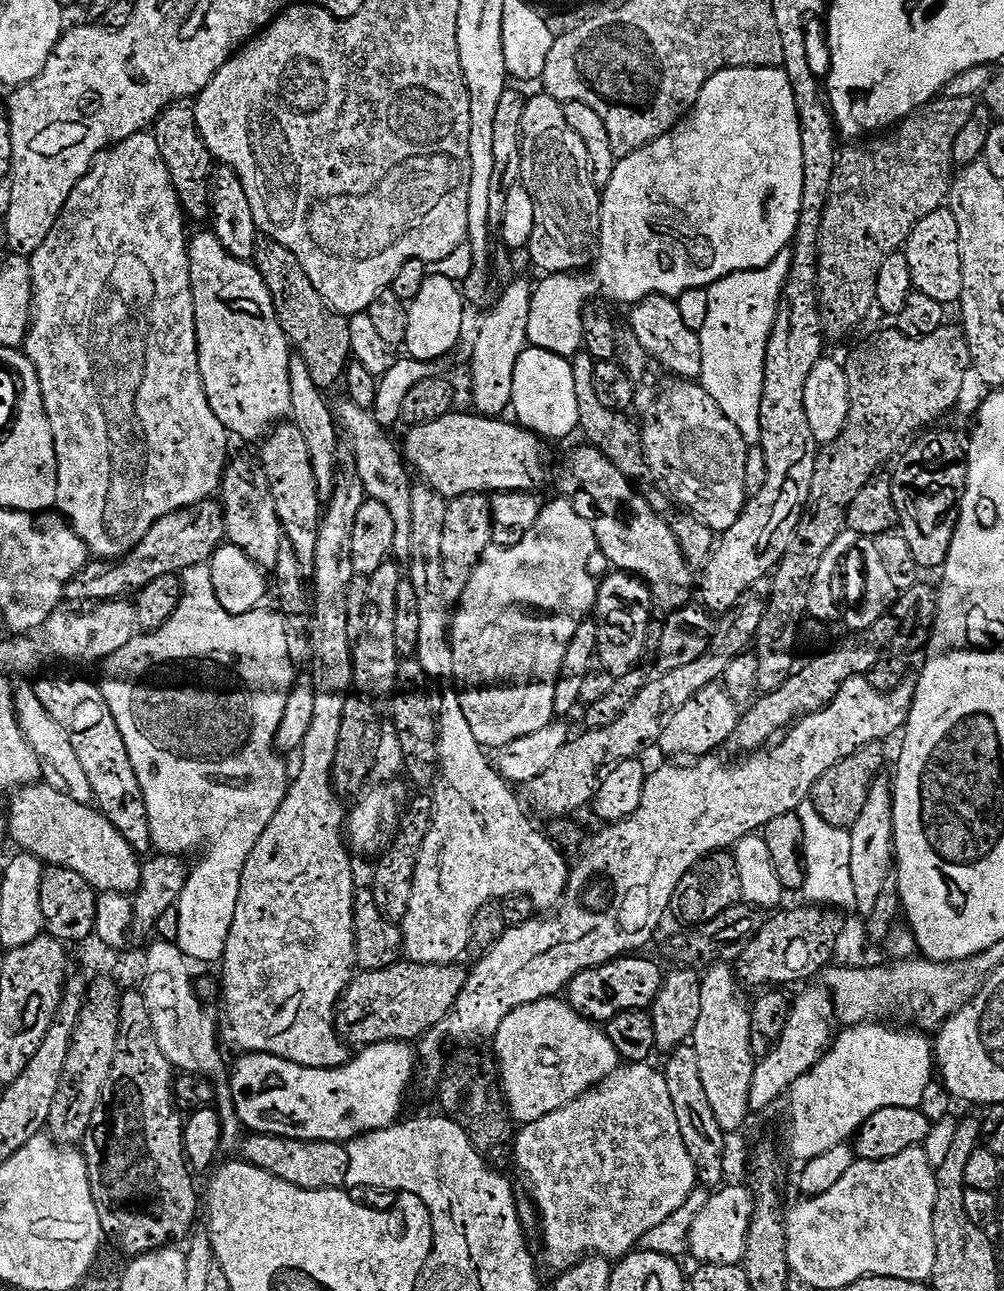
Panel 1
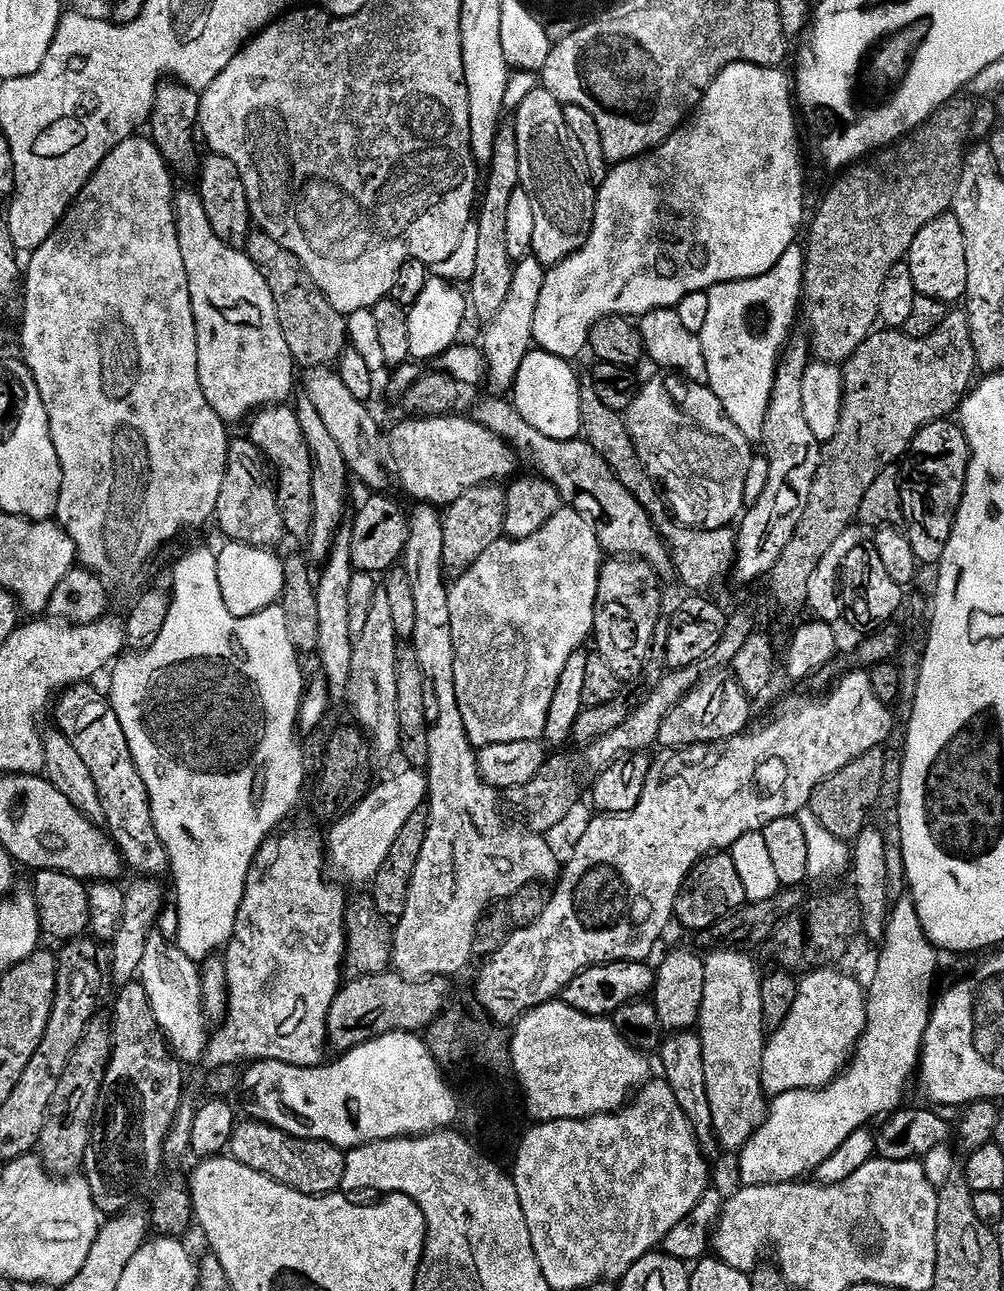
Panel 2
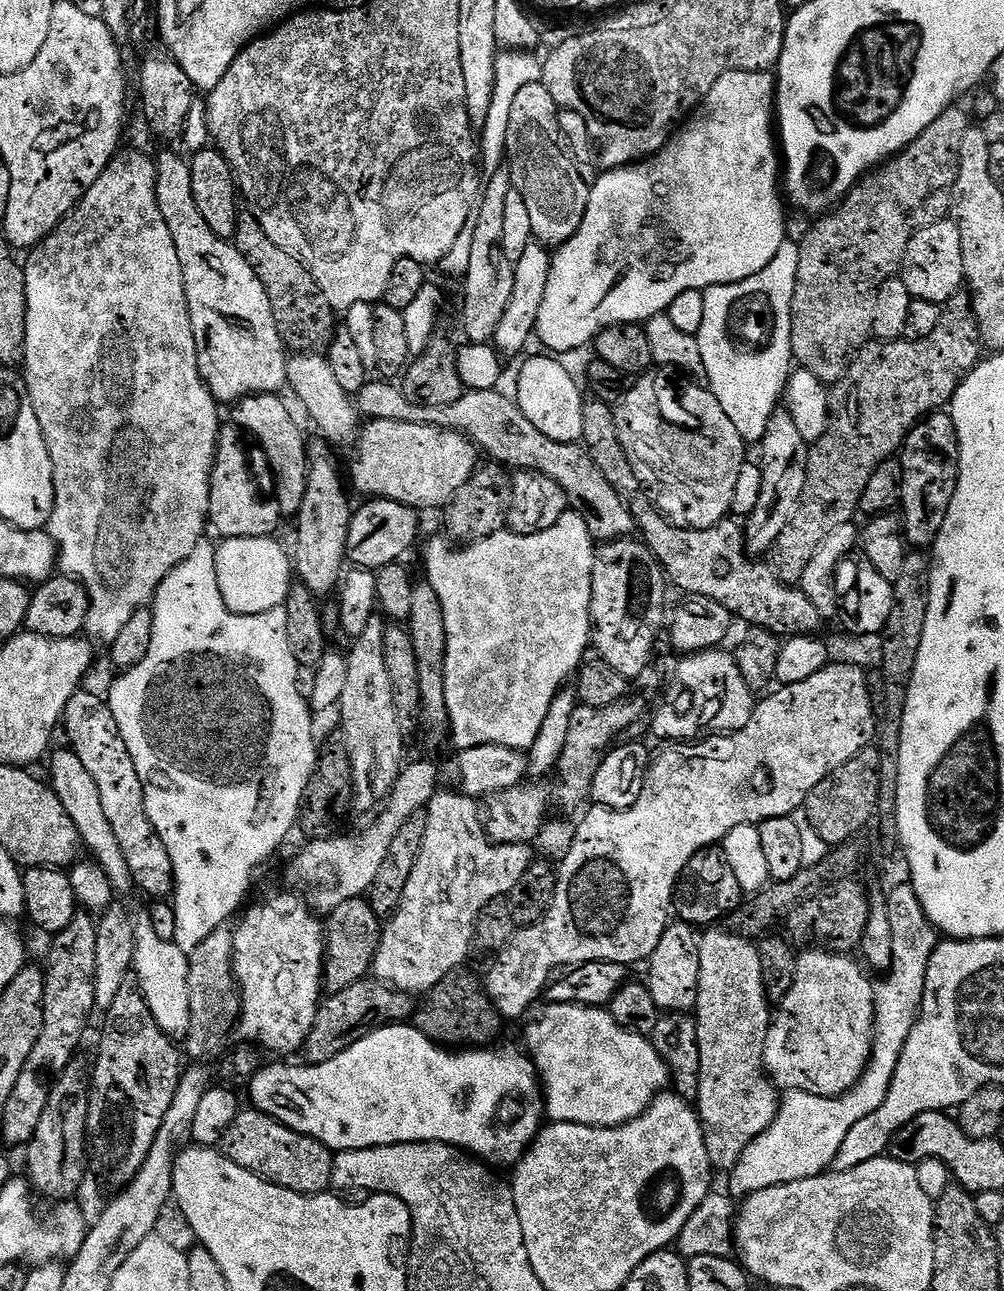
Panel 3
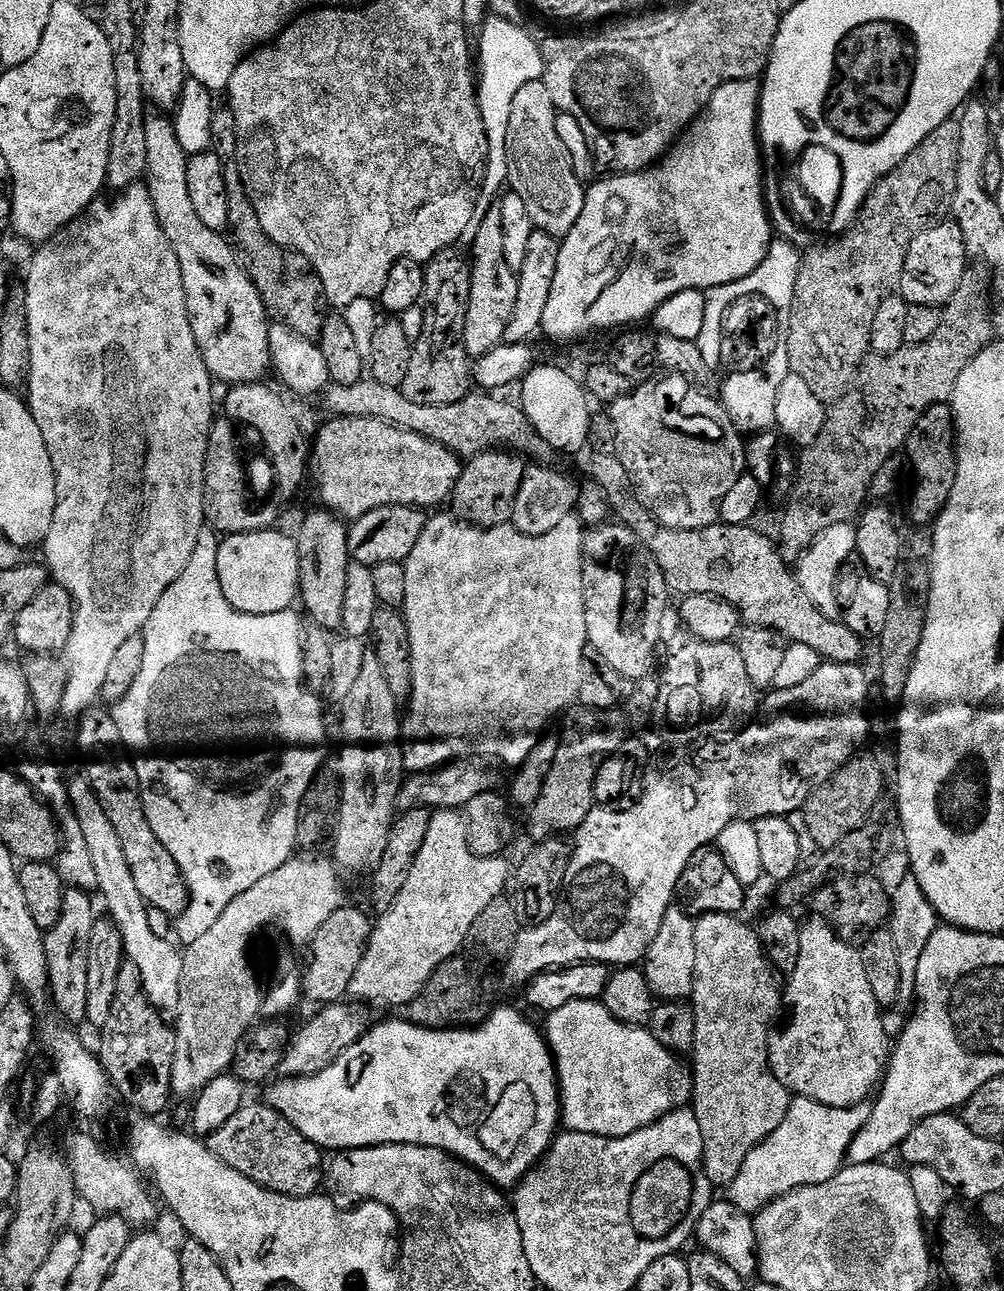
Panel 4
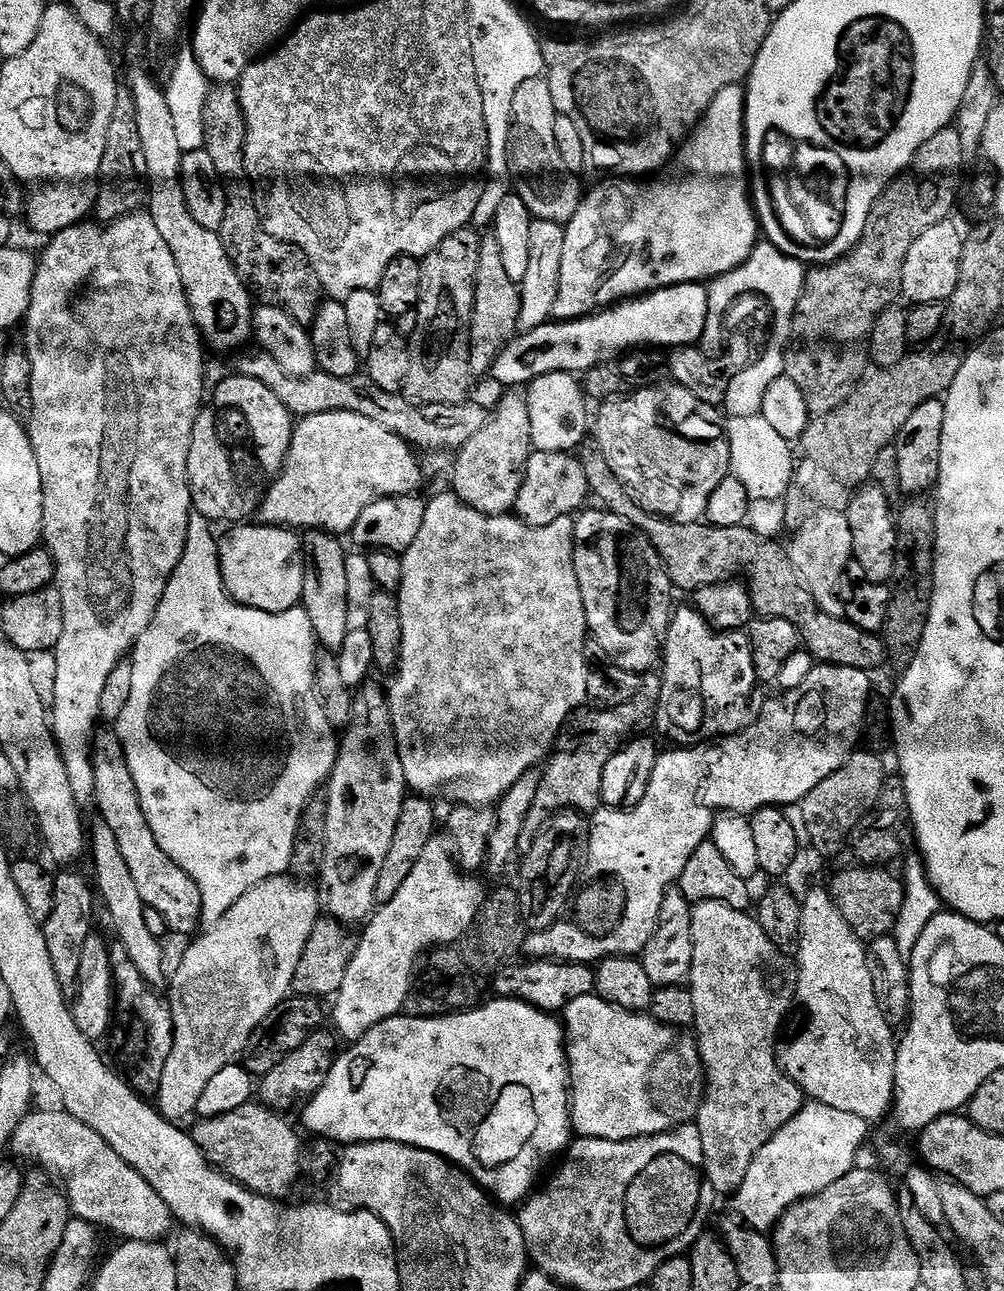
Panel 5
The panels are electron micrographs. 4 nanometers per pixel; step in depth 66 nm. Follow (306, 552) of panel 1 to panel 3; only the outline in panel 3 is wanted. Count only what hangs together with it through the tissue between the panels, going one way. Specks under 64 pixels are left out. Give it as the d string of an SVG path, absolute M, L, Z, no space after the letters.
M267 392L257 396L243 396L231 409L231 423L235 427L248 432L260 443L272 472L276 475L276 493L274 499L277 508L285 517L295 517L302 506L302 498L306 498L306 482L308 481L308 445L306 436L300 433L296 420L290 409L284 405L283 395Z

